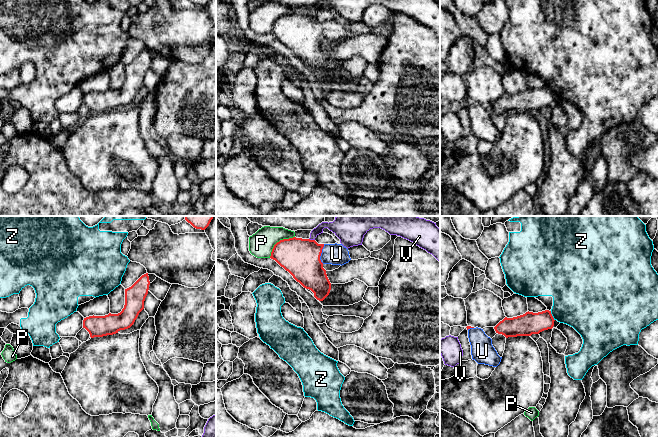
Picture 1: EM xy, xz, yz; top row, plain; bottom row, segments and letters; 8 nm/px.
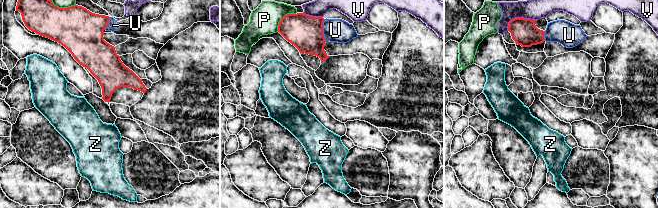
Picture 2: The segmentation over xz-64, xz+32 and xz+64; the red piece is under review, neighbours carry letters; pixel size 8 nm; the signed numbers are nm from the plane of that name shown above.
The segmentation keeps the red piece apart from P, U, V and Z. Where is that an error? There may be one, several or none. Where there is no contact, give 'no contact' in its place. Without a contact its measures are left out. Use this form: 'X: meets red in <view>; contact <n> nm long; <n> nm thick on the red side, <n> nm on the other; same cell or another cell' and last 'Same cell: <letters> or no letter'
P: meets red in xz; contact 260 nm long; 300 nm thick on the red side, 200 nm on the other; another cell
U: meets red in xz; contact 160 nm long; 300 nm thick on the red side, 180 nm on the other; same cell
V: meets red in xz; contact 50 nm long; 300 nm thick on the red side, 110 nm on the other; another cell
Z: meets red in yz; contact 90 nm long; 180 nm thick on the red side, 420 nm on the other; another cell
Same cell: U

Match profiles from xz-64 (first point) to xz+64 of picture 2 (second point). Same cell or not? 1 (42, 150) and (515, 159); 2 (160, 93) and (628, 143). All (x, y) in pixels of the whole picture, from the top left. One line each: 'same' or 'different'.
1: same
2: different

